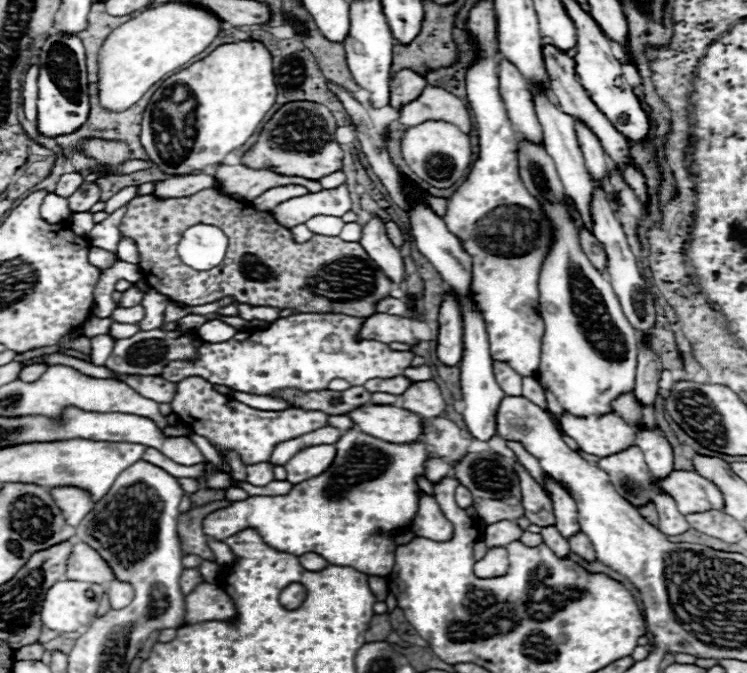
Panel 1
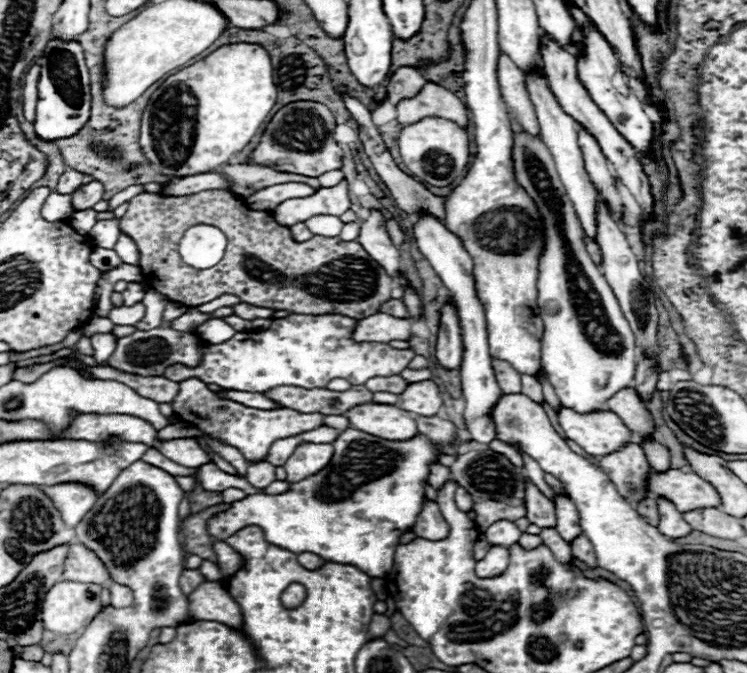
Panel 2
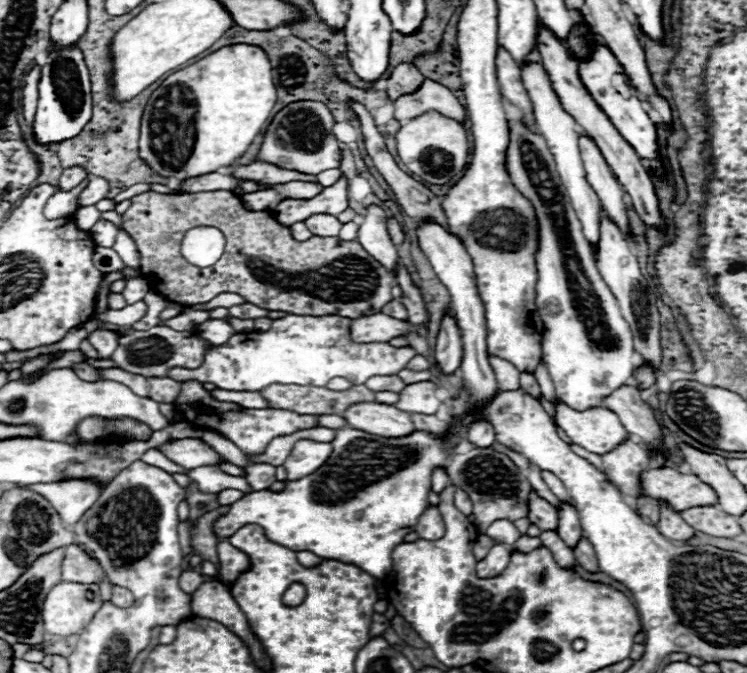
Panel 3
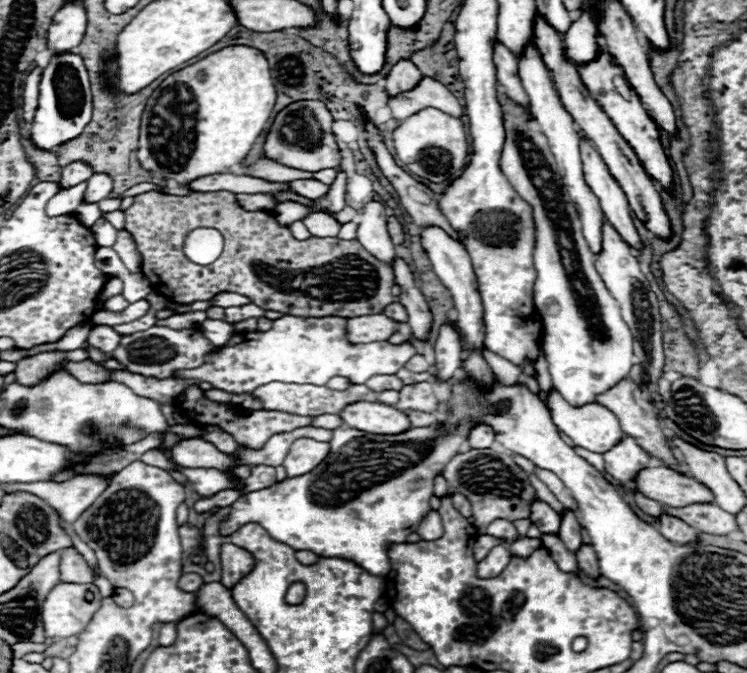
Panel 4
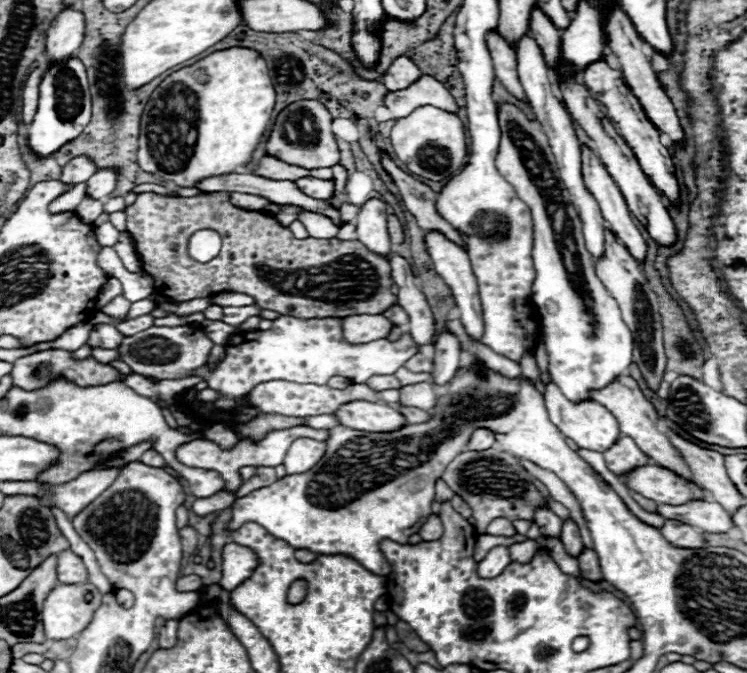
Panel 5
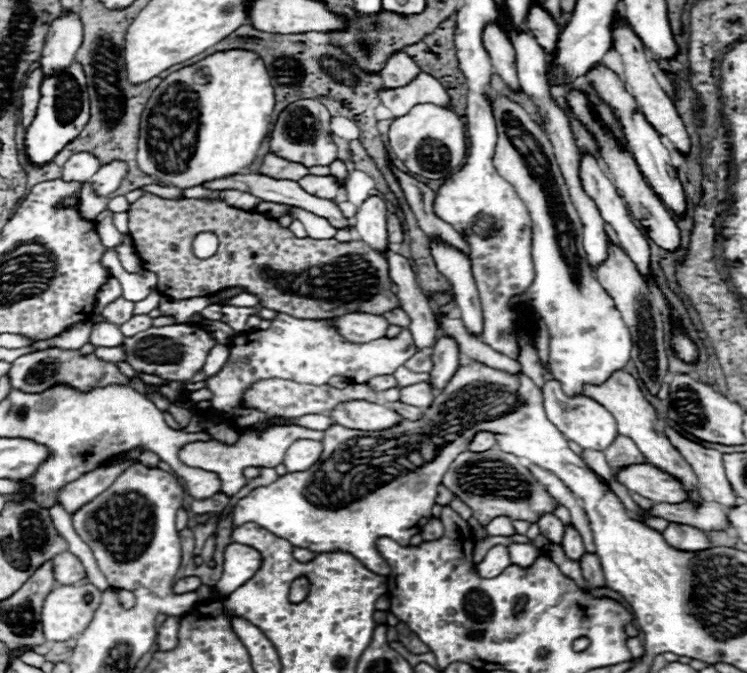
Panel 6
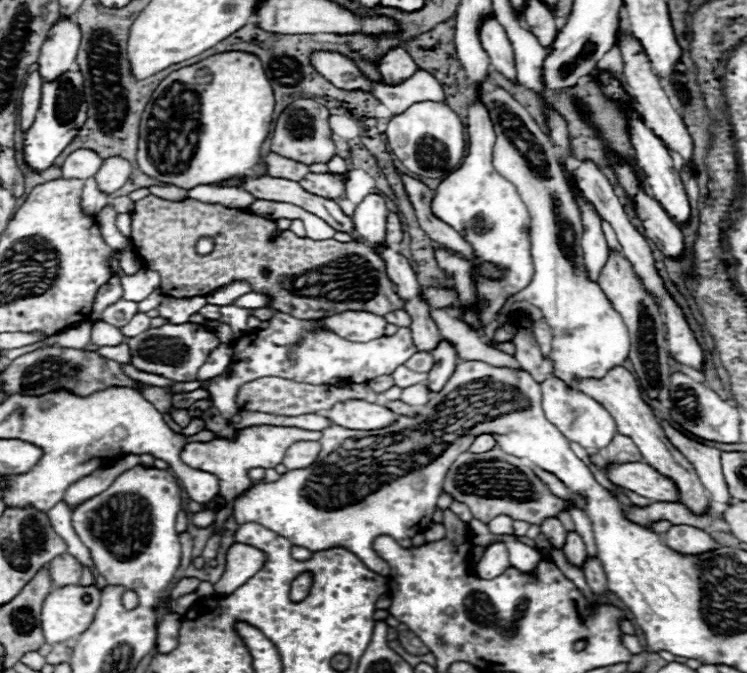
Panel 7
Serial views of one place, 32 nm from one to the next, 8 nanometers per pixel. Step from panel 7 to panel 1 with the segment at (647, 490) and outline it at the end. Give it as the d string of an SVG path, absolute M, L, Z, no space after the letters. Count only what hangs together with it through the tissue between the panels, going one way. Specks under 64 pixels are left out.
M676 470L660 486L664 492L668 492L676 500L684 516L694 514L694 512L708 512L708 510L724 508L722 492L716 488L716 484L712 484L698 472Z

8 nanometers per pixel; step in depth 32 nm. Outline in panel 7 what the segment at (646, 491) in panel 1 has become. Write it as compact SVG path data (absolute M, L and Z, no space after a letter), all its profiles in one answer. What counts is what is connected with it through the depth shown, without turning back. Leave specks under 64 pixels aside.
M616 434L612 444L604 450L604 456L610 464L628 464L628 462L642 462L642 454L632 442L632 438Z

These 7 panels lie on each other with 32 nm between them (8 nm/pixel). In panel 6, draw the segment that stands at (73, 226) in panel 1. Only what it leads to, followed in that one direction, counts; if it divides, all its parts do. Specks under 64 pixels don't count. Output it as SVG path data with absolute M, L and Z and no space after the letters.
M90 182L84 184L84 190L82 190L82 200L80 200L80 214L86 218L86 220L94 220L104 208L106 208L106 202L108 198L100 198L100 196L94 196L92 190L90 190Z

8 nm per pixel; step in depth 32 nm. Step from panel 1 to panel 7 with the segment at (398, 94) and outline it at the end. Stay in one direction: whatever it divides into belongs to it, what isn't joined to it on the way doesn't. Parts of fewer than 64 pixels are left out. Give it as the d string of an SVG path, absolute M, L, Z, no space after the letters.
M394 48L380 62L380 74L386 84L402 84L416 72L416 62L406 54L404 48Z

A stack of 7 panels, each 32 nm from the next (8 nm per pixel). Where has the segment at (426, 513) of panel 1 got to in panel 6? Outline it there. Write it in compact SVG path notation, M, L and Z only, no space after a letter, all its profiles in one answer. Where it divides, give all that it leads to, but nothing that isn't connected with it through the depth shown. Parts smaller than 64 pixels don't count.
M430 518L428 524L424 524L424 528L420 530L420 534L422 534L422 538L424 538L426 542L430 542L430 540L438 540L438 538L442 538L442 534L444 534L444 526L442 526L440 520Z

